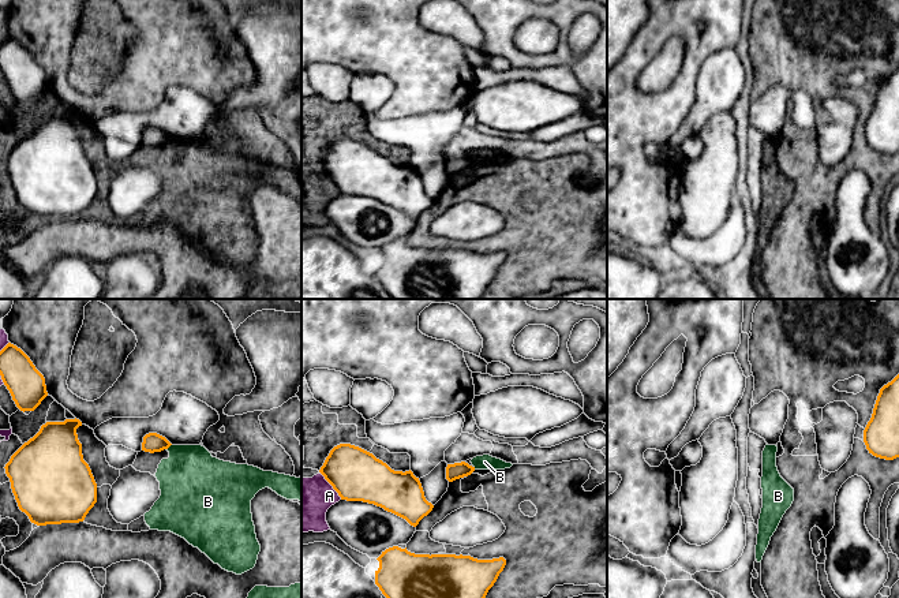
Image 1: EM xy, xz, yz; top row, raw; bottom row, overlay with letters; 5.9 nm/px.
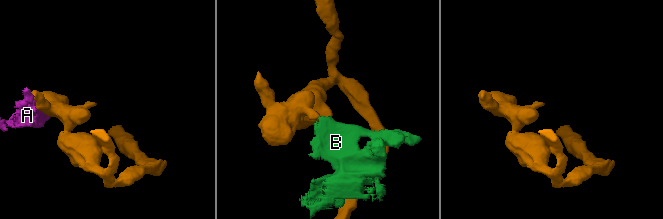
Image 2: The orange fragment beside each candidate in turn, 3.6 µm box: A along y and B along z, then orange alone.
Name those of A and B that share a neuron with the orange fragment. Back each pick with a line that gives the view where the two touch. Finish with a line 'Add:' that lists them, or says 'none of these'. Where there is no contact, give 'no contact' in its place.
Add: none of these

